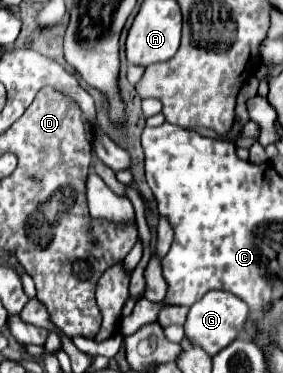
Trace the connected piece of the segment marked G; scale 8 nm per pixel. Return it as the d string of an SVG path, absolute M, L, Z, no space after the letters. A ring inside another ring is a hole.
M209 291L189 309L189 315L185 321L185 335L189 335L193 343L201 345L213 357L245 329L247 317L249 317L249 307L245 301L237 299L233 293L227 293L227 291Z

